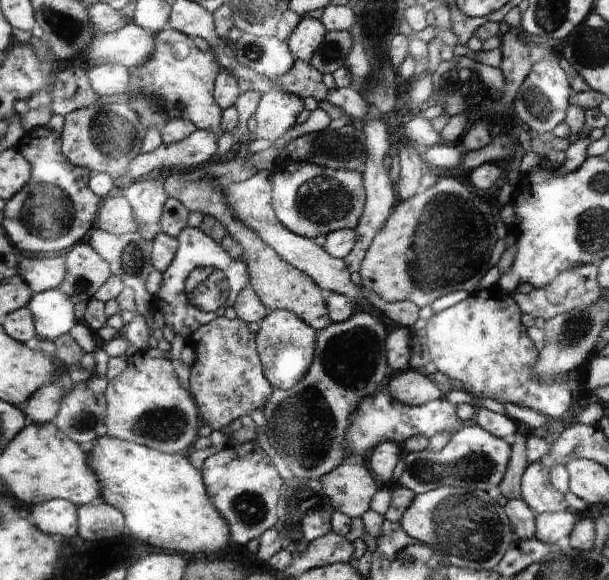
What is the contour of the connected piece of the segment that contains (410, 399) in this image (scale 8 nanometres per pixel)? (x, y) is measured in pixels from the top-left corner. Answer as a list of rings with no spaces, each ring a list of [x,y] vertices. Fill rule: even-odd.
[[[414,369],[401,371],[396,378],[388,382],[386,392],[398,402],[412,407],[425,405],[426,402],[442,399],[442,392],[426,376],[414,372]]]

